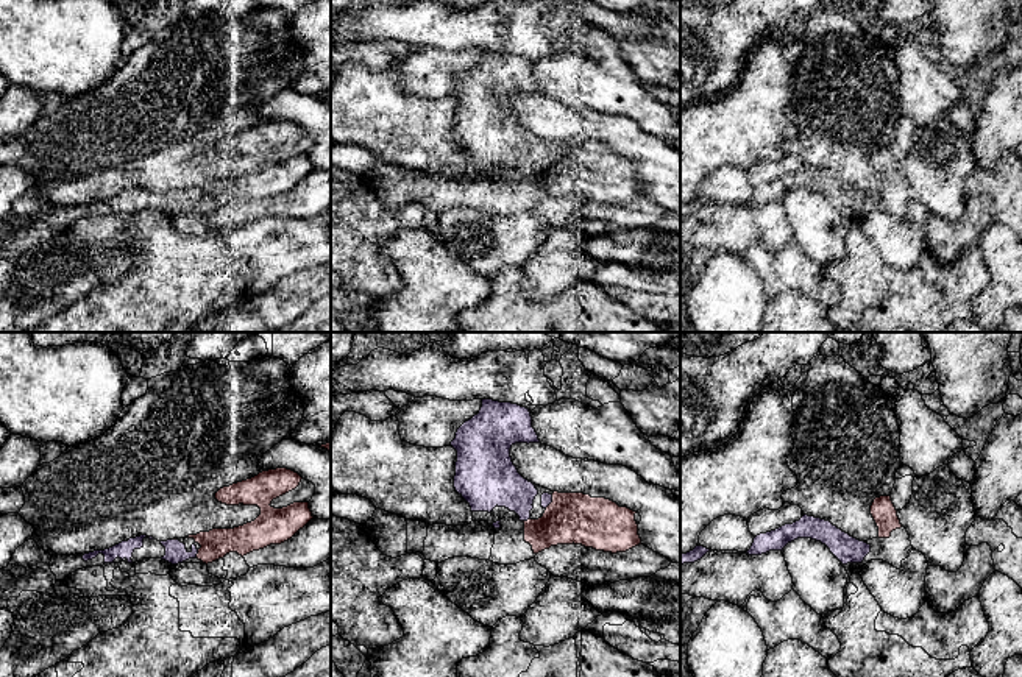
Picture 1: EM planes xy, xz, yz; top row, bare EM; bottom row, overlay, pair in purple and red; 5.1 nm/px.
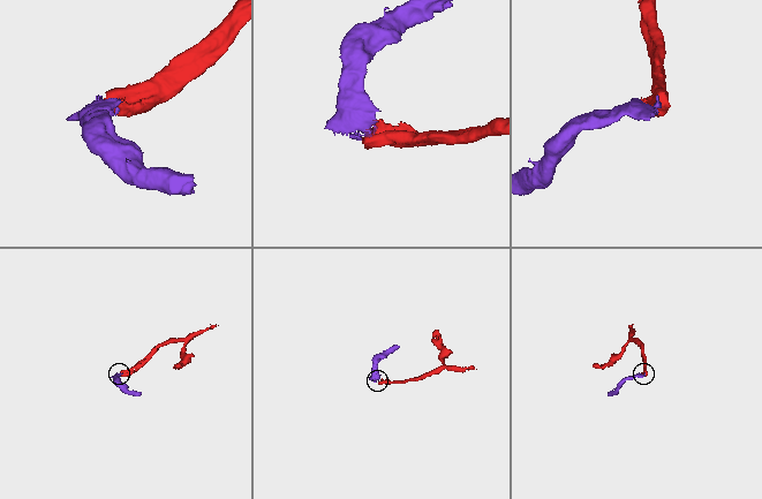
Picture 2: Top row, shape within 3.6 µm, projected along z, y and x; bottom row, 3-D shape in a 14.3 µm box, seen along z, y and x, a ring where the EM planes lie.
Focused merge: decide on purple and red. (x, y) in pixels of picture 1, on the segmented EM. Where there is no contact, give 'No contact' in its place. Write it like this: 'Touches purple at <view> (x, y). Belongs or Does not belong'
Touches purple at xy (197, 552). Belongs

